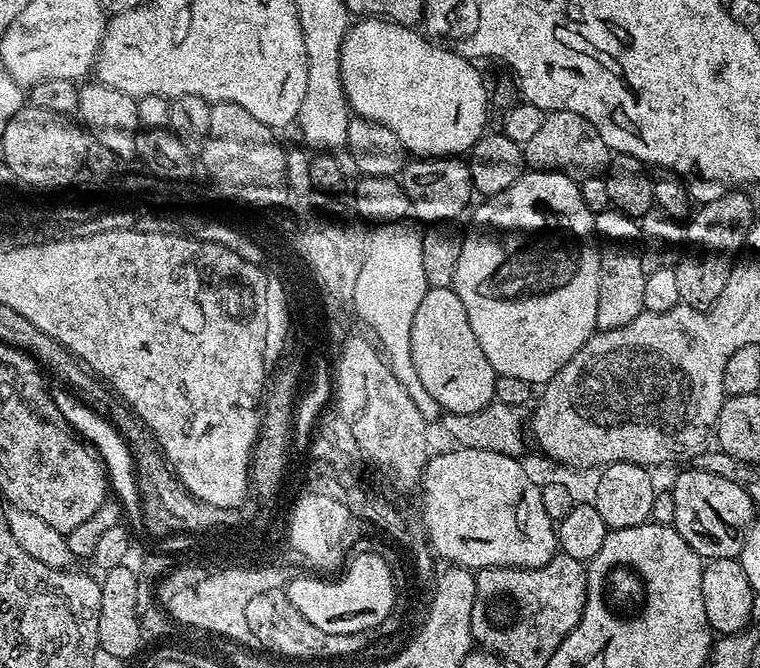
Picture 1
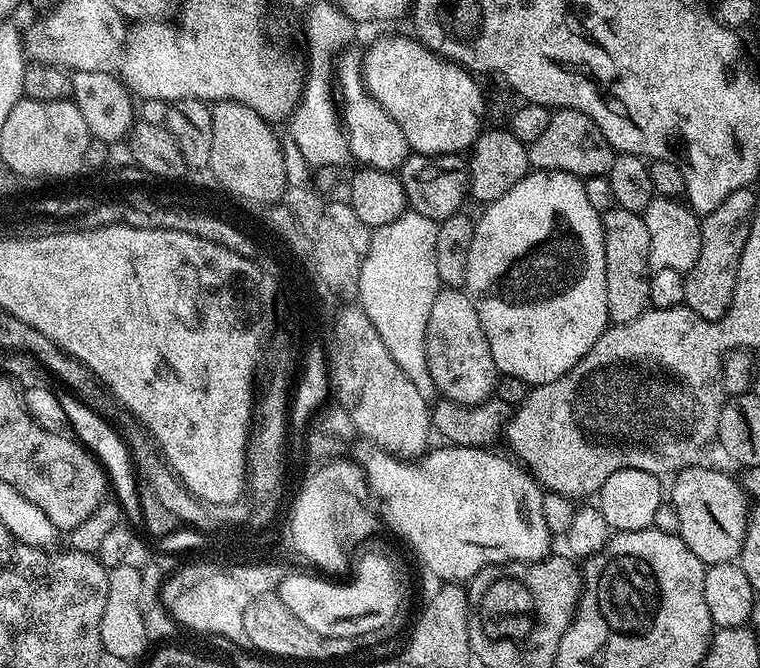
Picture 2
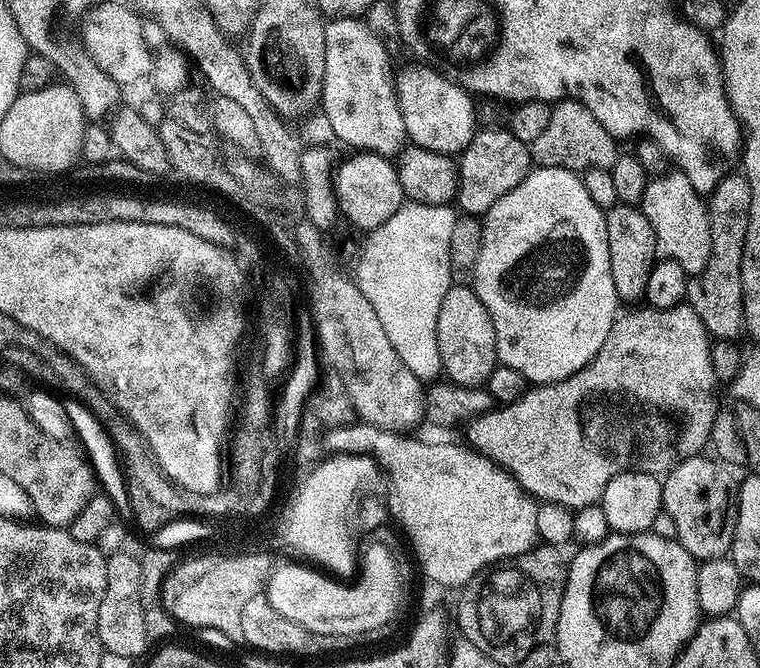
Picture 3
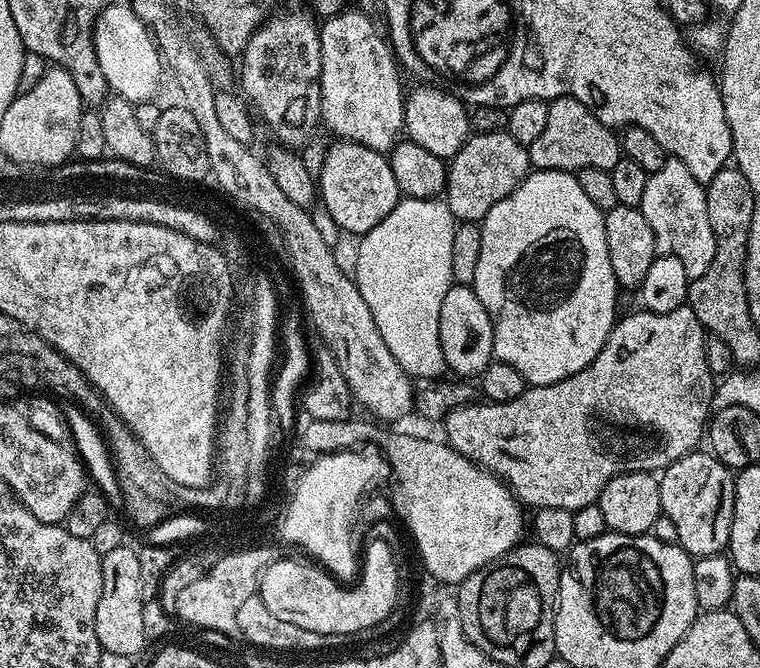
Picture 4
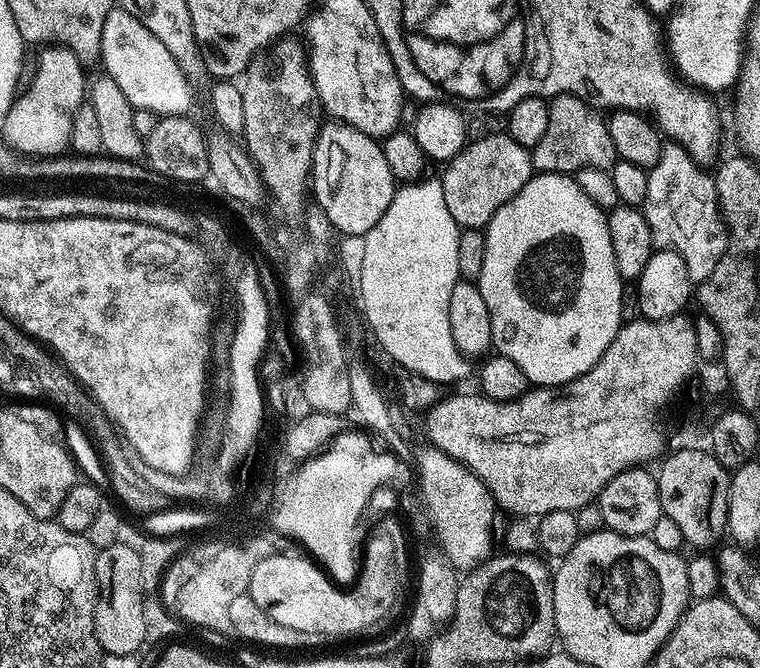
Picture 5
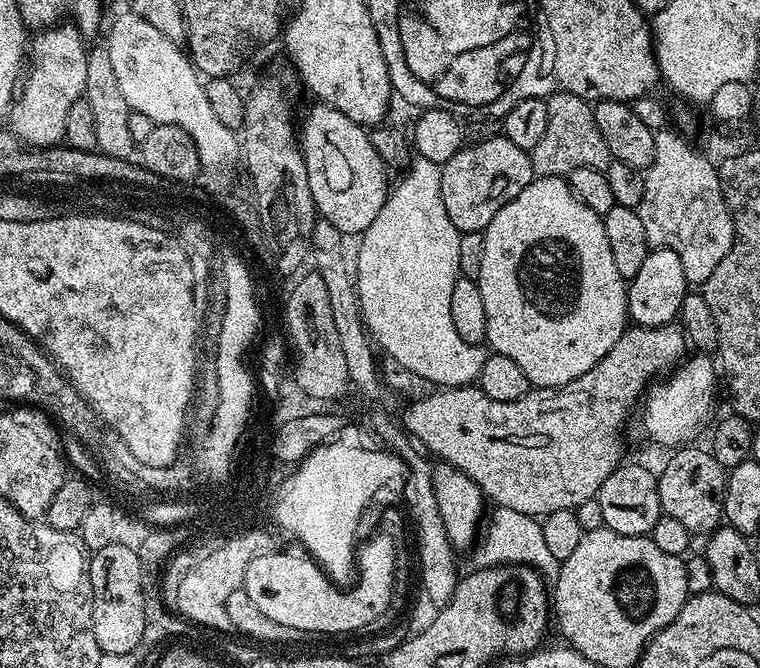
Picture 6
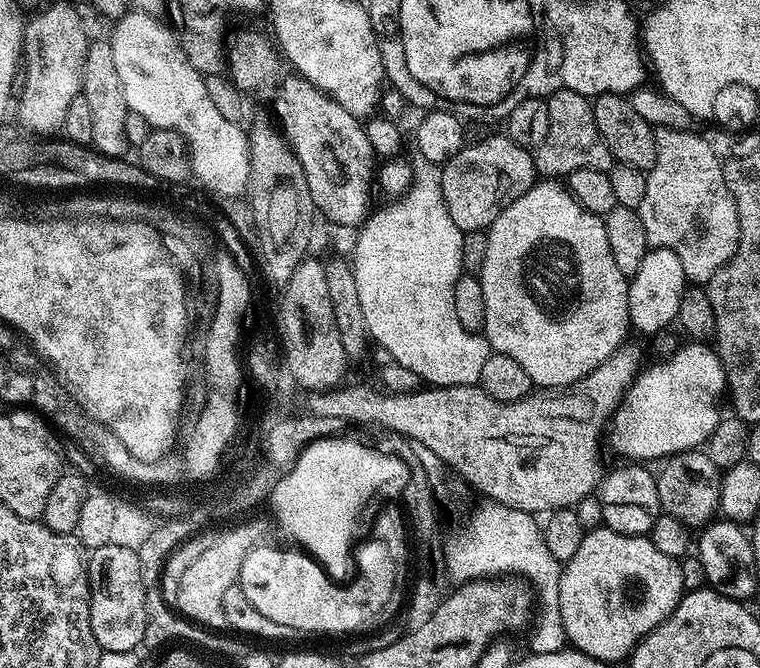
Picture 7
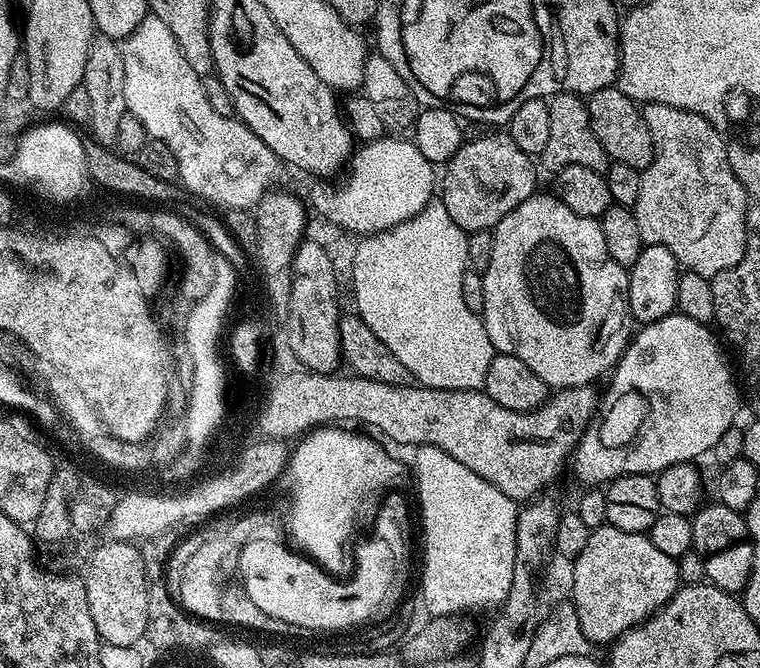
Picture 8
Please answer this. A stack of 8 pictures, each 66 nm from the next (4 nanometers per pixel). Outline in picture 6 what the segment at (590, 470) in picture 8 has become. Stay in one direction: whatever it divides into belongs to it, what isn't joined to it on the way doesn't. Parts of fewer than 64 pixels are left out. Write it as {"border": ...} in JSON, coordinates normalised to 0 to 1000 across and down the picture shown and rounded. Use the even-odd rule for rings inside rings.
{"border":[[[926,530],[907,531],[883,561],[867,570],[868,581],[857,582],[858,593],[846,594],[847,647],[861,663],[899,666],[909,660],[905,659],[909,653],[918,651],[921,639],[930,632],[942,599],[942,569],[945,575],[943,546],[932,539],[936,537]]]}

